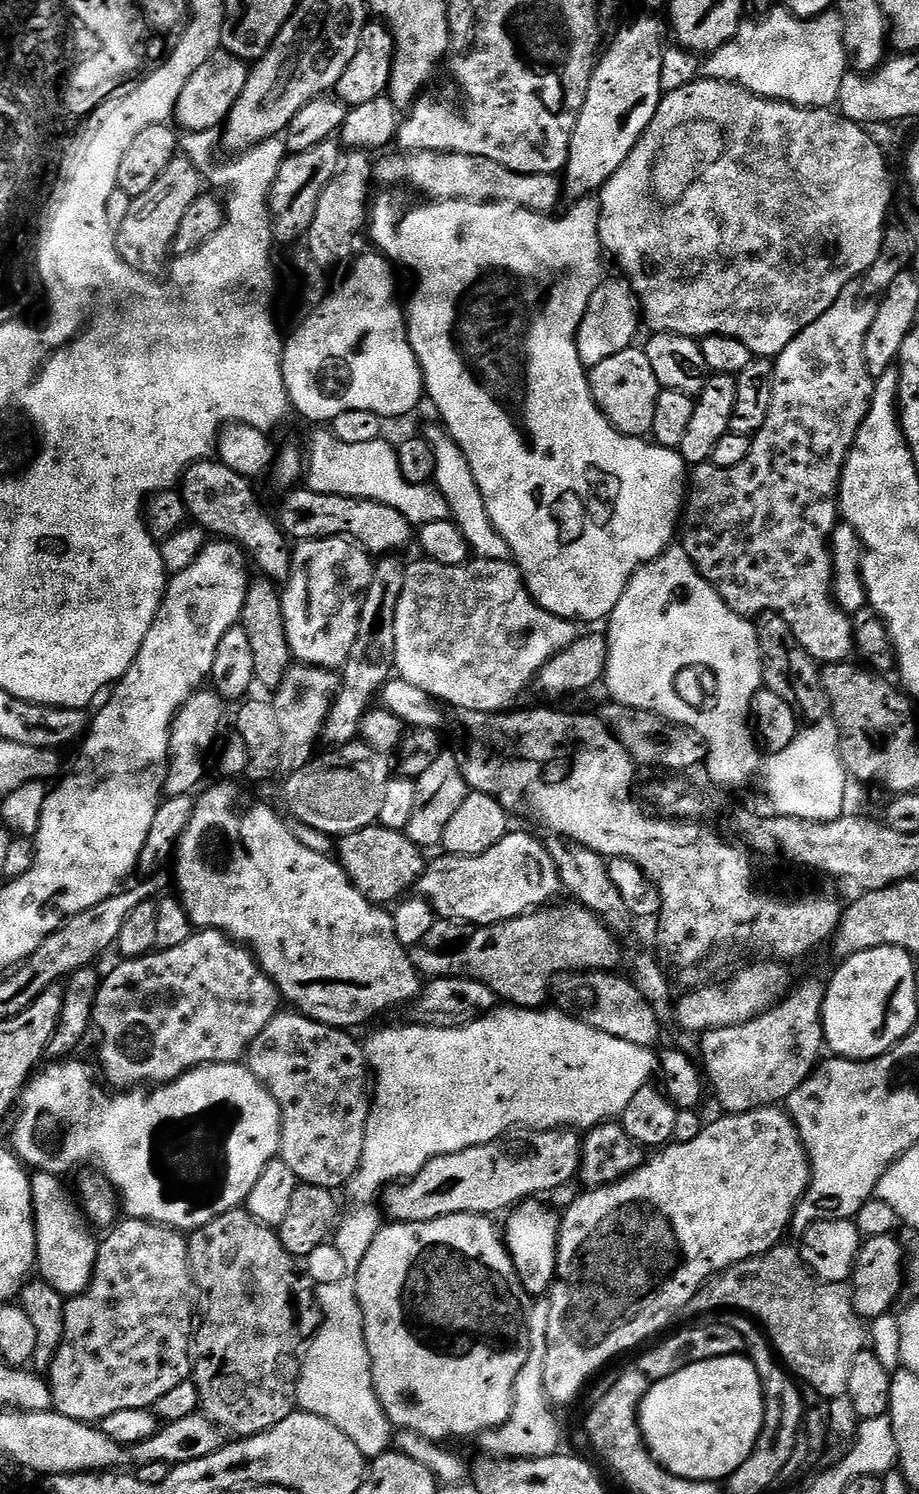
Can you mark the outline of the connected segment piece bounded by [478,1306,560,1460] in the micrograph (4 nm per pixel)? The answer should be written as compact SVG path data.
M533 1307L528 1318L530 1354L528 1367L516 1383L516 1400L512 1403L512 1413L501 1428L481 1432L478 1443L485 1448L487 1455L501 1460L533 1460L557 1455L560 1444L560 1424L556 1421L554 1405L544 1390L544 1367L548 1349L548 1310L547 1307Z

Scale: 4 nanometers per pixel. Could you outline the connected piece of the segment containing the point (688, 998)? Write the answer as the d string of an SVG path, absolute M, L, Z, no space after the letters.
M765 959L765 964L754 964L737 976L729 978L717 988L702 988L698 992L688 992L675 1001L675 1023L683 1031L703 1034L714 1028L729 1028L750 1022L762 1013L776 1007L790 991L788 972L783 963L775 959Z

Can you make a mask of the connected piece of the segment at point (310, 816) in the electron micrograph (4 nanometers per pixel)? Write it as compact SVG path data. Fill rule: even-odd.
M353 742L350 744L345 744L343 746L337 747L335 750L328 750L328 753L325 754L321 760L316 760L313 764L305 763L303 766L297 767L296 772L288 781L284 784L284 800L288 803L288 808L292 811L290 814L292 820L300 820L306 826L314 826L314 830L322 830L328 836L333 838L339 838L341 836L347 836L348 833L353 832L354 830L362 830L366 826L377 823L379 821L380 815L382 814L382 798L386 794L386 786L390 779L390 773L388 773L388 764L383 755L374 751L372 748L369 748L367 744L363 742Z

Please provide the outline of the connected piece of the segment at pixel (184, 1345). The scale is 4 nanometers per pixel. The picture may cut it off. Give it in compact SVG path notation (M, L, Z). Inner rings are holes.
M124 1218L105 1236L108 1237L101 1239L96 1249L96 1265L90 1286L81 1296L71 1297L64 1305L62 1346L58 1348L58 1354L52 1359L52 1365L46 1374L48 1388L52 1392L52 1408L66 1414L66 1418L74 1418L91 1425L110 1418L110 1414L118 1414L120 1410L155 1409L160 1398L187 1381L194 1367L194 1329L198 1324L198 1293L196 1280L192 1277L188 1236L185 1233L164 1224L155 1224L152 1220Z

